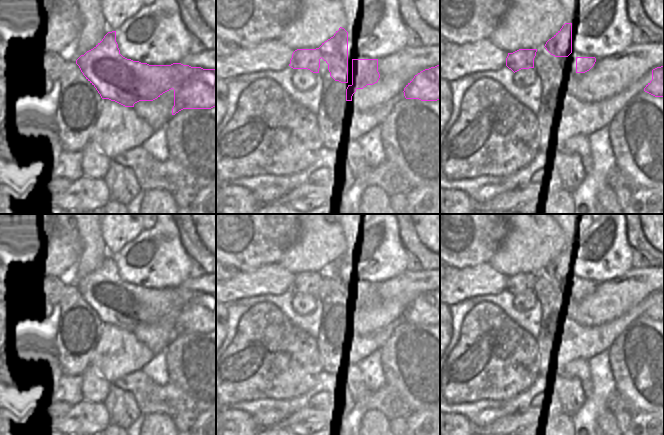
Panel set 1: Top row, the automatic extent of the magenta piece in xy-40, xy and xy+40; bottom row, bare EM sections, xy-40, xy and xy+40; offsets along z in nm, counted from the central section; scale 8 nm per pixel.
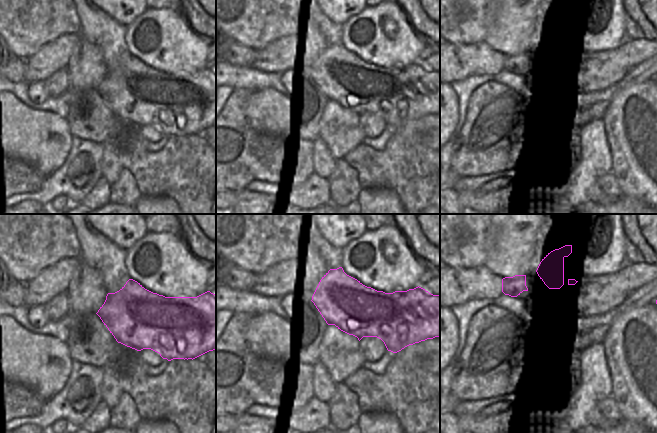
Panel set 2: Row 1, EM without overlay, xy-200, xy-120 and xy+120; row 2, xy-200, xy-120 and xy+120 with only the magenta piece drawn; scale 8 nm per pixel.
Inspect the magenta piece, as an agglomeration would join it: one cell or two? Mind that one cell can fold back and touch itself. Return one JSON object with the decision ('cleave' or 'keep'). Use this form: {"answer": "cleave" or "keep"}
{"answer": "cleave"}

